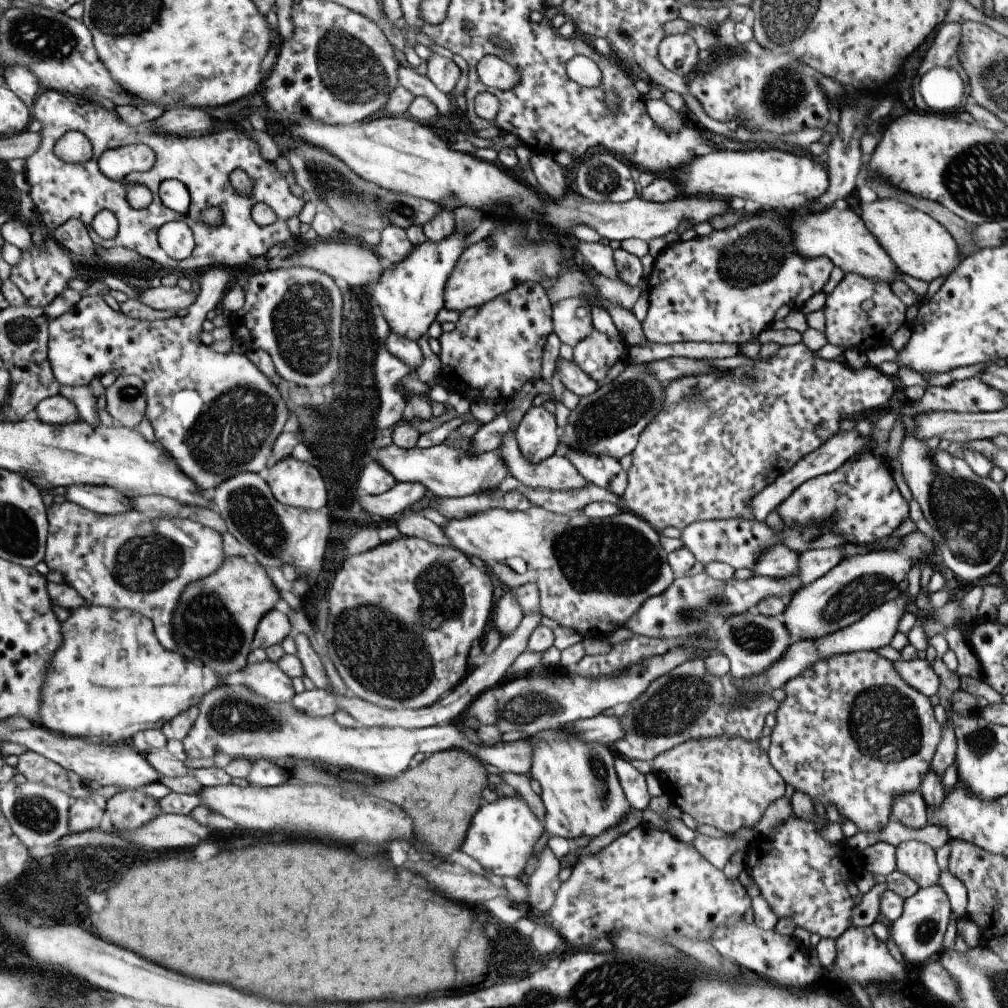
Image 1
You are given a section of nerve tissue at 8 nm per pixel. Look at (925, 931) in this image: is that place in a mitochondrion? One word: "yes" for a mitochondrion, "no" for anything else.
yes

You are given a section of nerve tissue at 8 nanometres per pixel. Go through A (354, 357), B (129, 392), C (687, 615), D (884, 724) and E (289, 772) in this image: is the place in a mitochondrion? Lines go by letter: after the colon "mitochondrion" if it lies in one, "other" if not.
A: mitochondrion
B: mitochondrion
C: mitochondrion
D: mitochondrion
E: other

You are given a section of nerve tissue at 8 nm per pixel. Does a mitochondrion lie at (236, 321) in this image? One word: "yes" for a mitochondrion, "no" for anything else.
no

